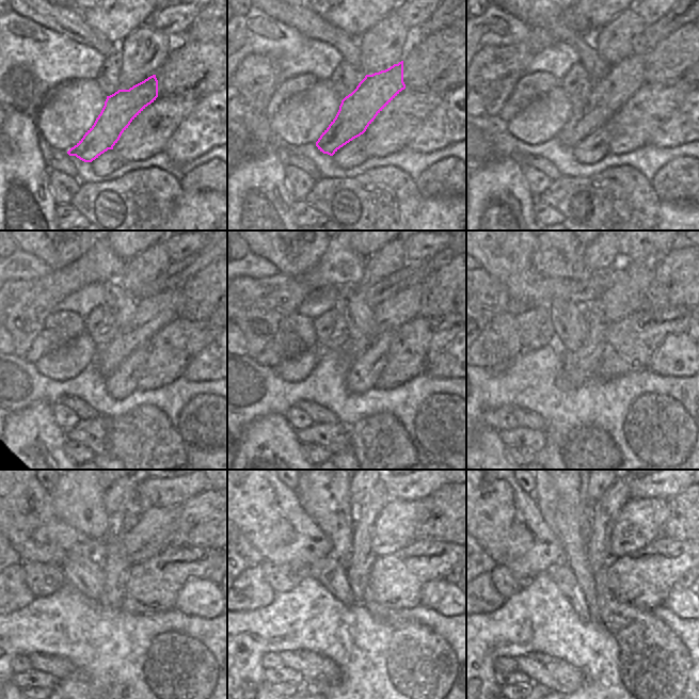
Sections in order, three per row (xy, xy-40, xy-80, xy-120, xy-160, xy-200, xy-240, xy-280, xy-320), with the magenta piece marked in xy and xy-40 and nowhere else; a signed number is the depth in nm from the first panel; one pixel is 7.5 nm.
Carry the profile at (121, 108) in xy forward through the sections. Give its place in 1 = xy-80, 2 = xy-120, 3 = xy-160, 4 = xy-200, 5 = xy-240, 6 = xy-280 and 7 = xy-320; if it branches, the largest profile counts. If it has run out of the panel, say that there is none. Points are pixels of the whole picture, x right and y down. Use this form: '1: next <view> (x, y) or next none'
1: next xy-80 (609, 94)
2: next xy-120 (157, 304)
3: next xy-160 (396, 300)
4: next xy-200 (642, 287)
5: next xy-240 (157, 528)
6: next xy-280 (398, 524)
7: next xy-320 (639, 521)

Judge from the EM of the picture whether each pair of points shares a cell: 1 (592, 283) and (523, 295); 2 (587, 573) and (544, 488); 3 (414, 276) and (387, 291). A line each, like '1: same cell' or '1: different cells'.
1: same cell
2: same cell
3: same cell

